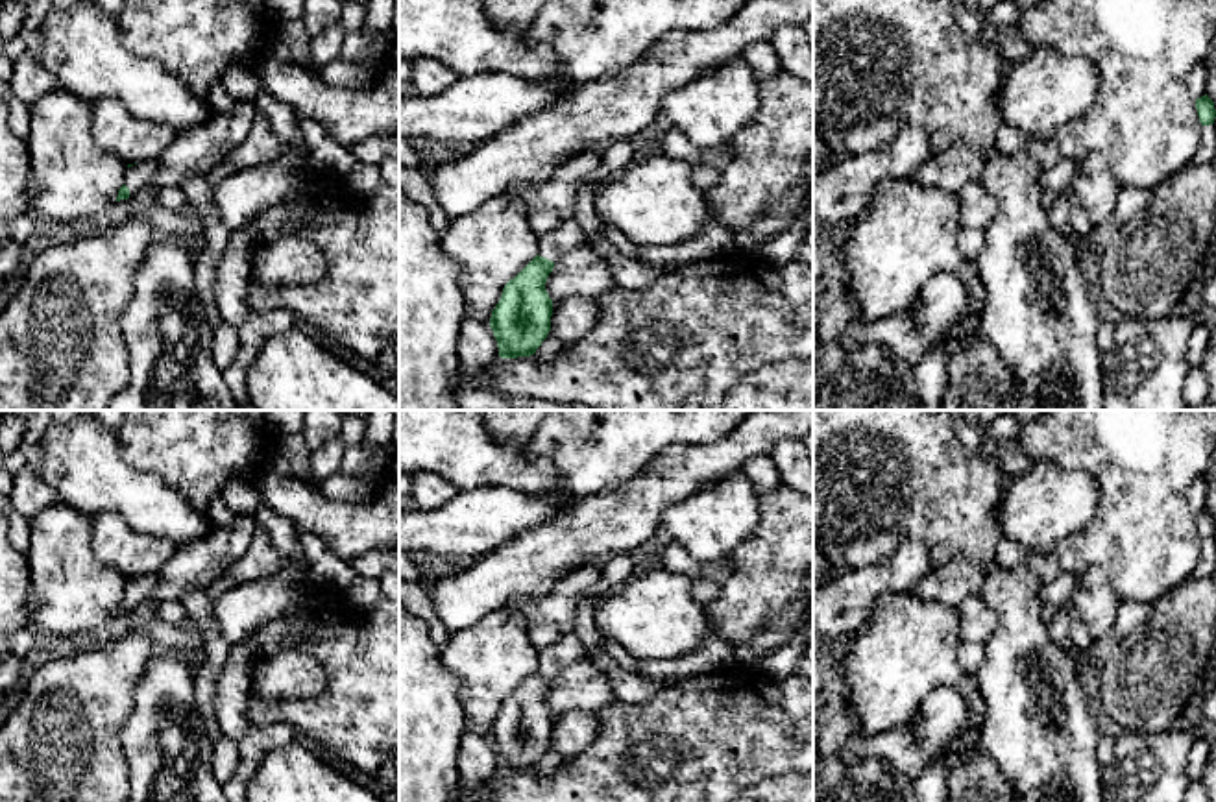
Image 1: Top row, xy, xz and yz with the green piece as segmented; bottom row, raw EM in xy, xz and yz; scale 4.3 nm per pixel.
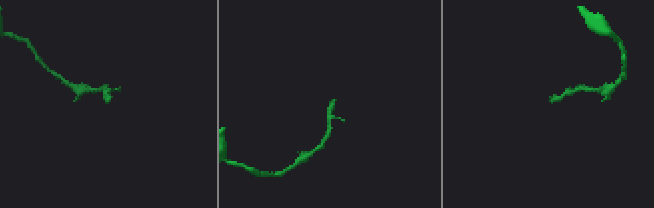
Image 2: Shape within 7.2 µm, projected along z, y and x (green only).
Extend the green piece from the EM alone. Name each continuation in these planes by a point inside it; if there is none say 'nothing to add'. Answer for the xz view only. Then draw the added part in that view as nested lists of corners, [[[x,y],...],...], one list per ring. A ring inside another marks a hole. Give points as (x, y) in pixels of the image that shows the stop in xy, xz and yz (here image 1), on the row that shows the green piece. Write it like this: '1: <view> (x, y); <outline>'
1: xz (555, 244); [[[569,218],[556,231],[549,231],[538,237],[538,255],[553,262],[560,261],[565,253],[582,248],[586,242],[586,233],[580,222]]]

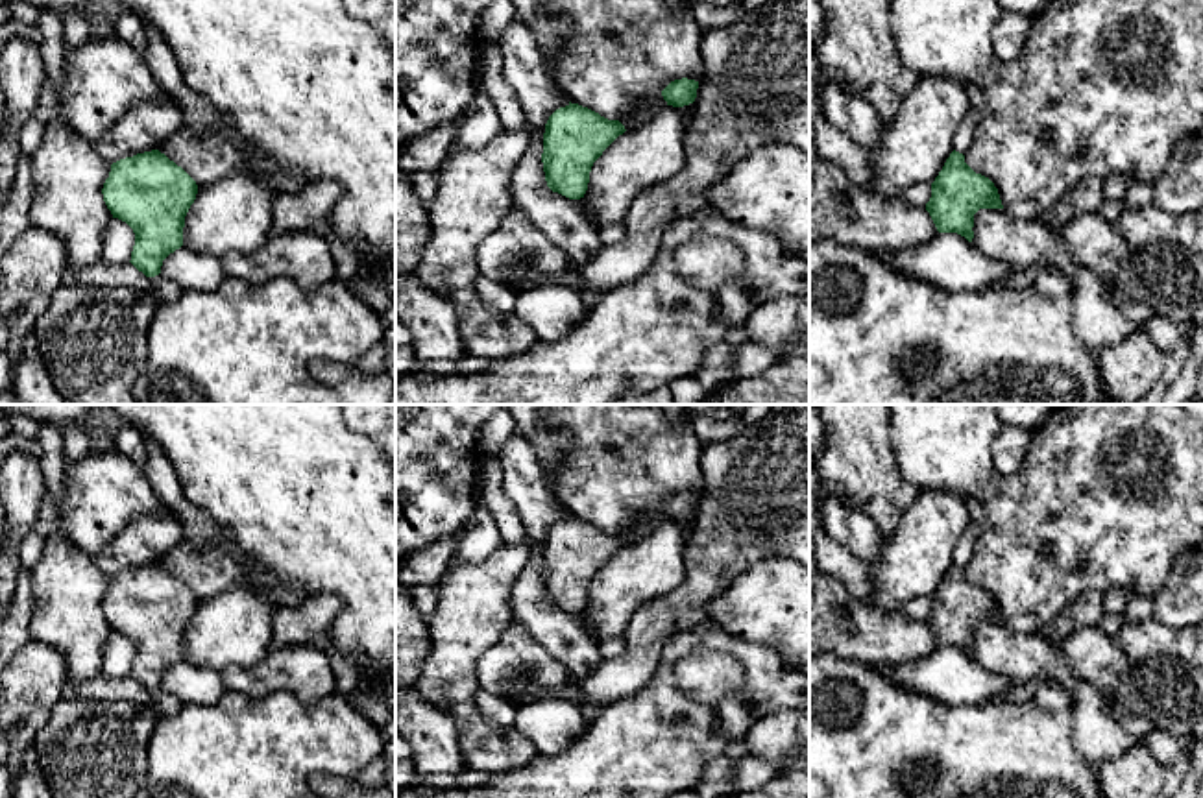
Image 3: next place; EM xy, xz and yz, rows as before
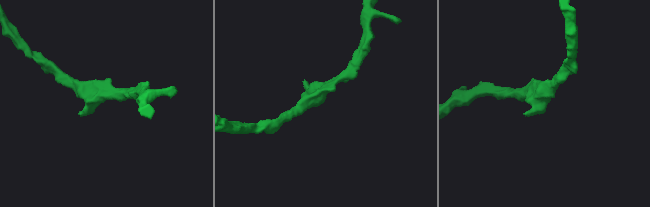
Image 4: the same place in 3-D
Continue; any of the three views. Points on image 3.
nothing to add

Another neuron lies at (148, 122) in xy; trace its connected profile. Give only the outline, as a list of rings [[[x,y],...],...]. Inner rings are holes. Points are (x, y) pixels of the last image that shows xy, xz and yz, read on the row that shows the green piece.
[[[174,98],[142,100],[103,137],[92,144],[111,164],[155,150],[183,126],[183,111]]]

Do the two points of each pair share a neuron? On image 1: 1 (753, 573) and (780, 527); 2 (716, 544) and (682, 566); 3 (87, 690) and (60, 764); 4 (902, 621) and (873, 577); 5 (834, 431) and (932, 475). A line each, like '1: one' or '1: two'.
1: one
2: two
3: one
4: two
5: one

